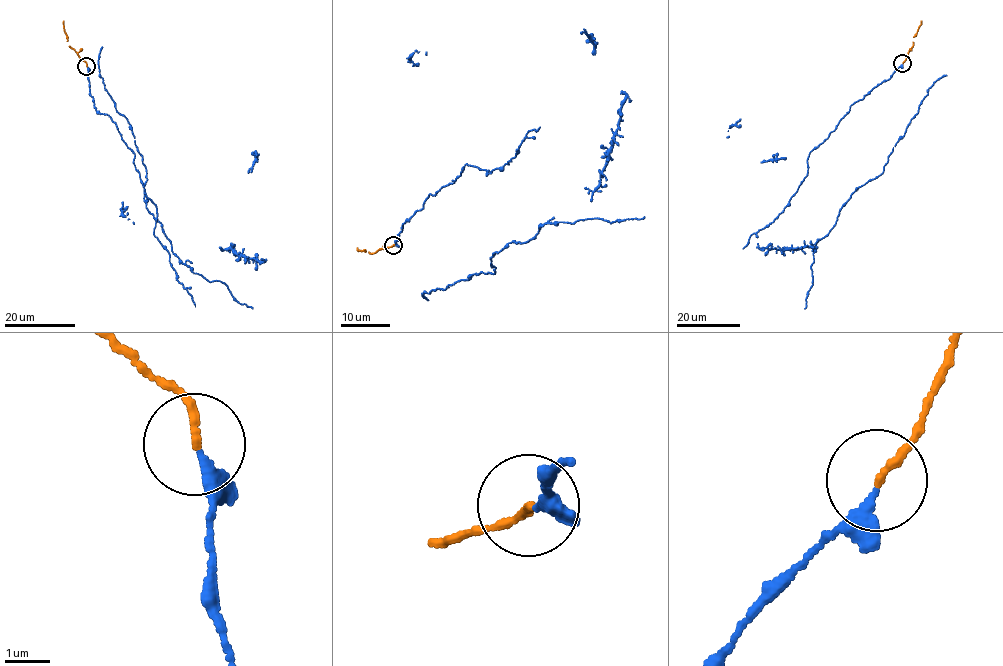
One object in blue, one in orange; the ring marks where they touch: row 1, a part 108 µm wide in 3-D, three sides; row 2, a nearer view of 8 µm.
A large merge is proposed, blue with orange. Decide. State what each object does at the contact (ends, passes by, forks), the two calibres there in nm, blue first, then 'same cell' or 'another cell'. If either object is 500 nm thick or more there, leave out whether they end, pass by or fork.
blue ends | orange ends | 280/160 nm | same cell

